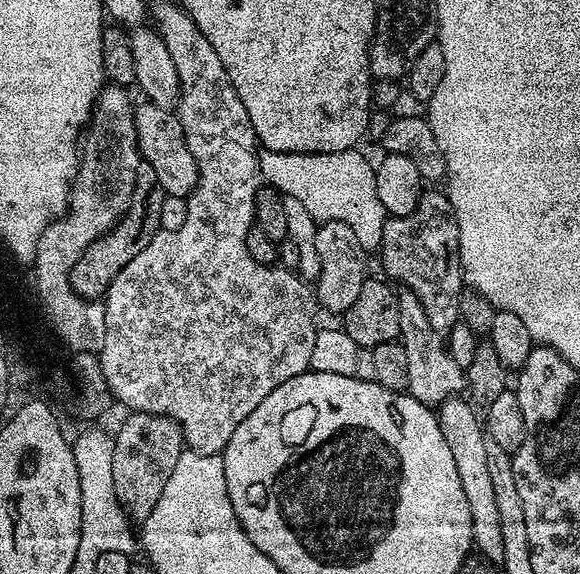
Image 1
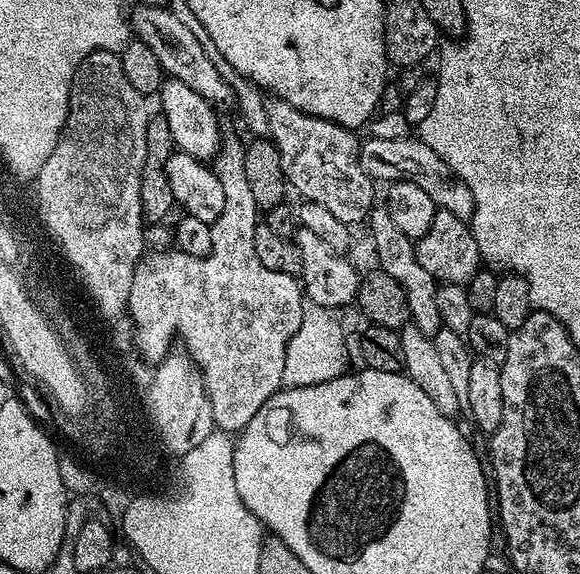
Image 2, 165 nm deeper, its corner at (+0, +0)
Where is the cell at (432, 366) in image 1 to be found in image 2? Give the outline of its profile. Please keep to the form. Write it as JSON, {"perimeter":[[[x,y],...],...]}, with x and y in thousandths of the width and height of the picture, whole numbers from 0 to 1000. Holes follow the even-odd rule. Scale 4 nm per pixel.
{"perimeter":[[[662,359],[643,361],[634,371],[631,385],[633,395],[641,395],[641,425],[648,430],[648,453],[653,472],[672,477],[693,505],[700,505],[700,533],[707,540],[712,564],[728,582],[747,587],[759,573],[759,549],[755,547],[755,512],[752,510],[755,490],[738,476],[731,465],[717,453],[717,429],[714,418],[679,394],[679,385],[672,380]]]}

